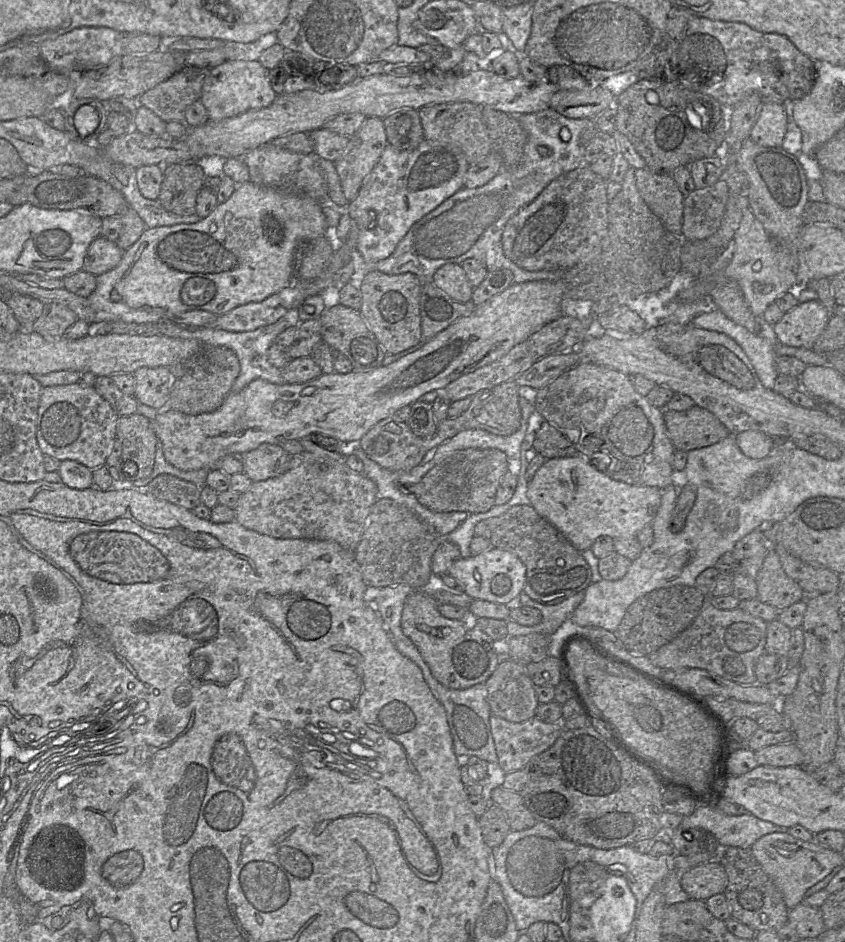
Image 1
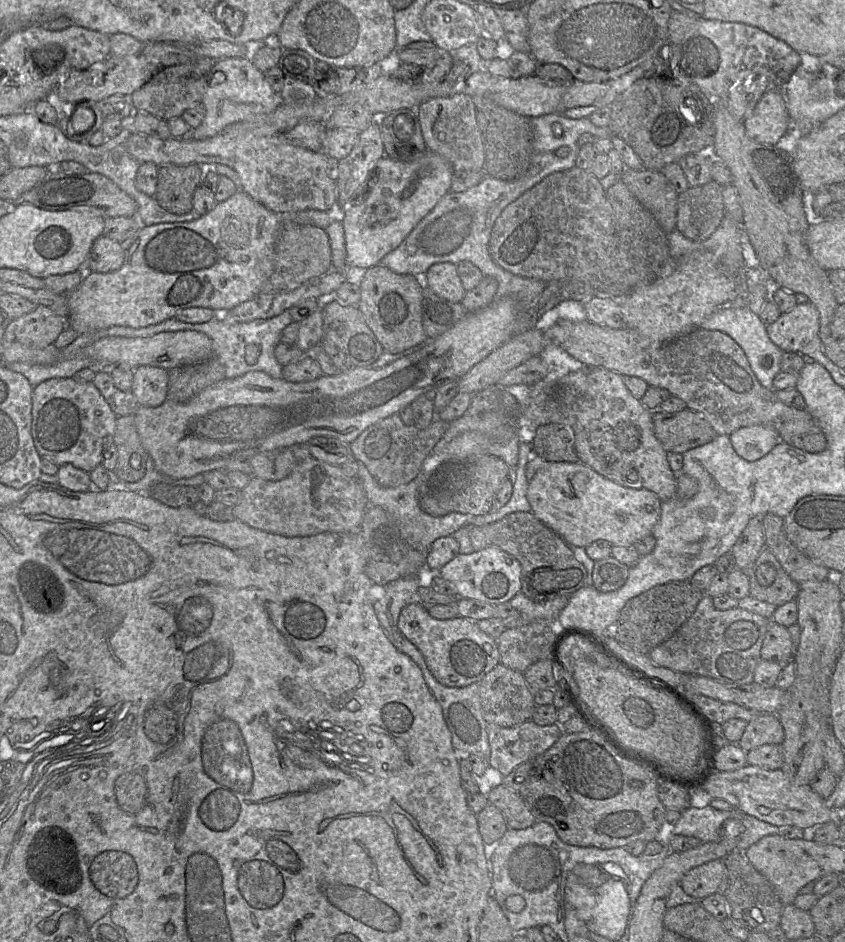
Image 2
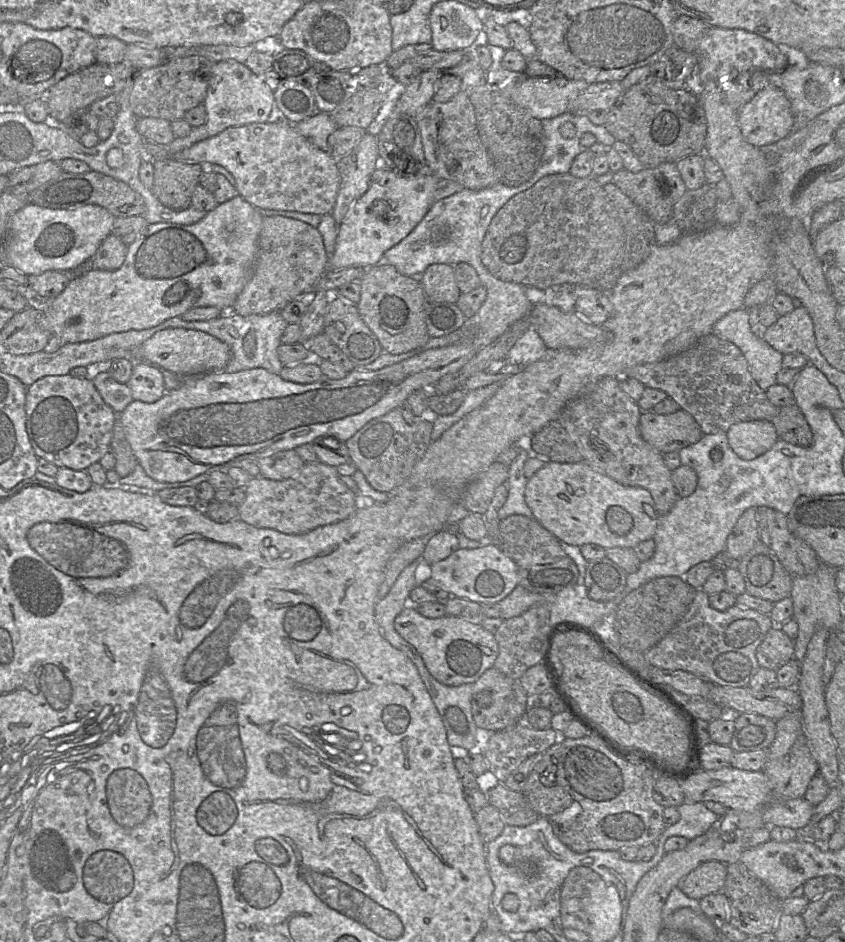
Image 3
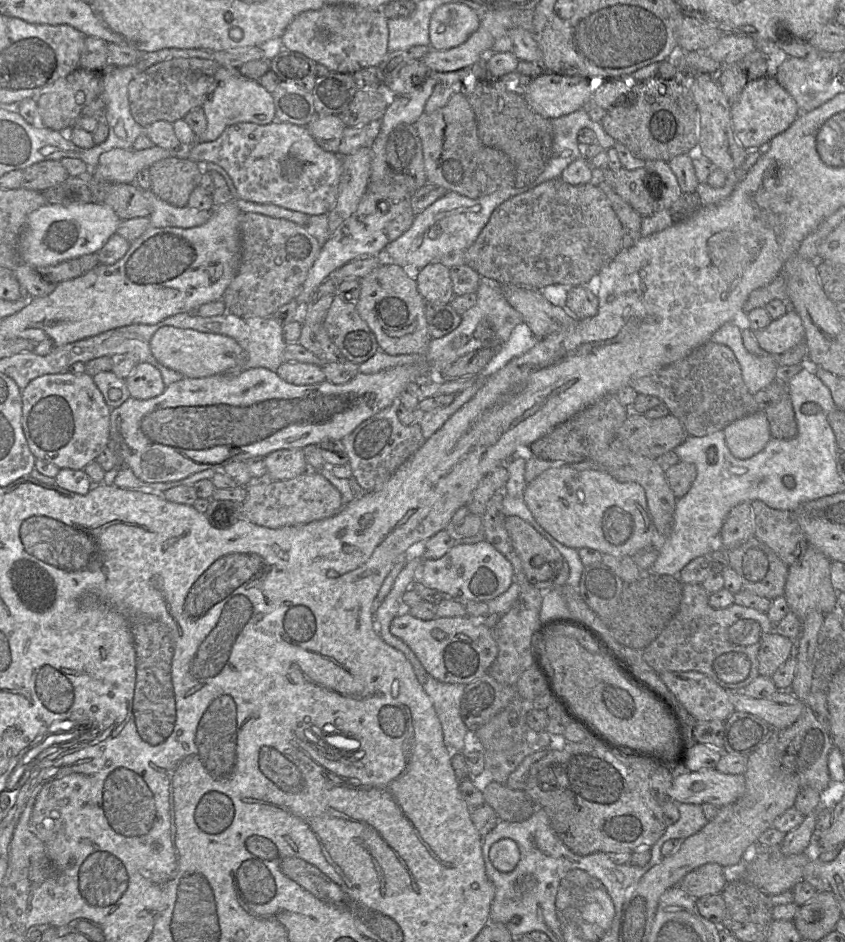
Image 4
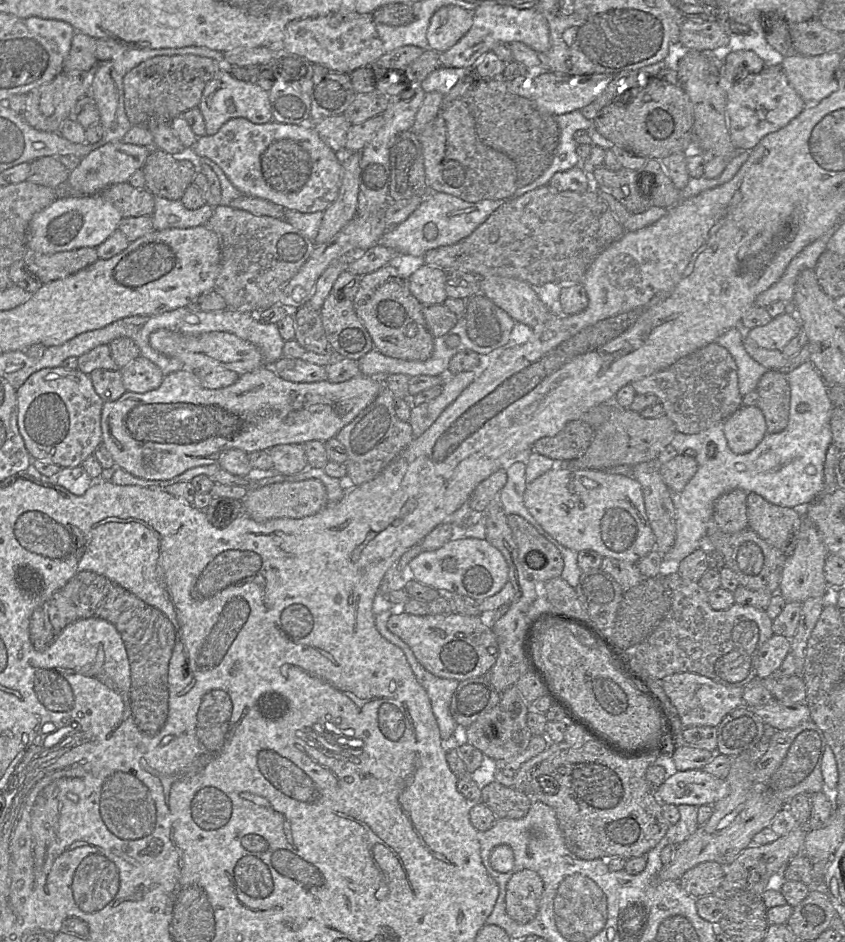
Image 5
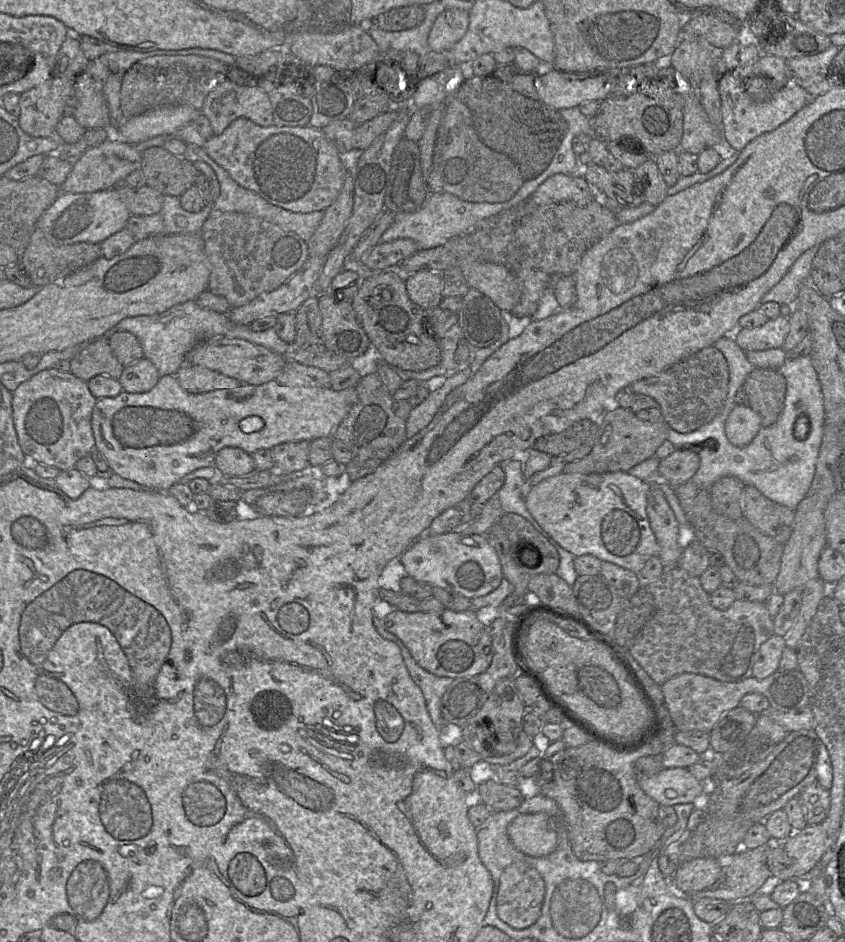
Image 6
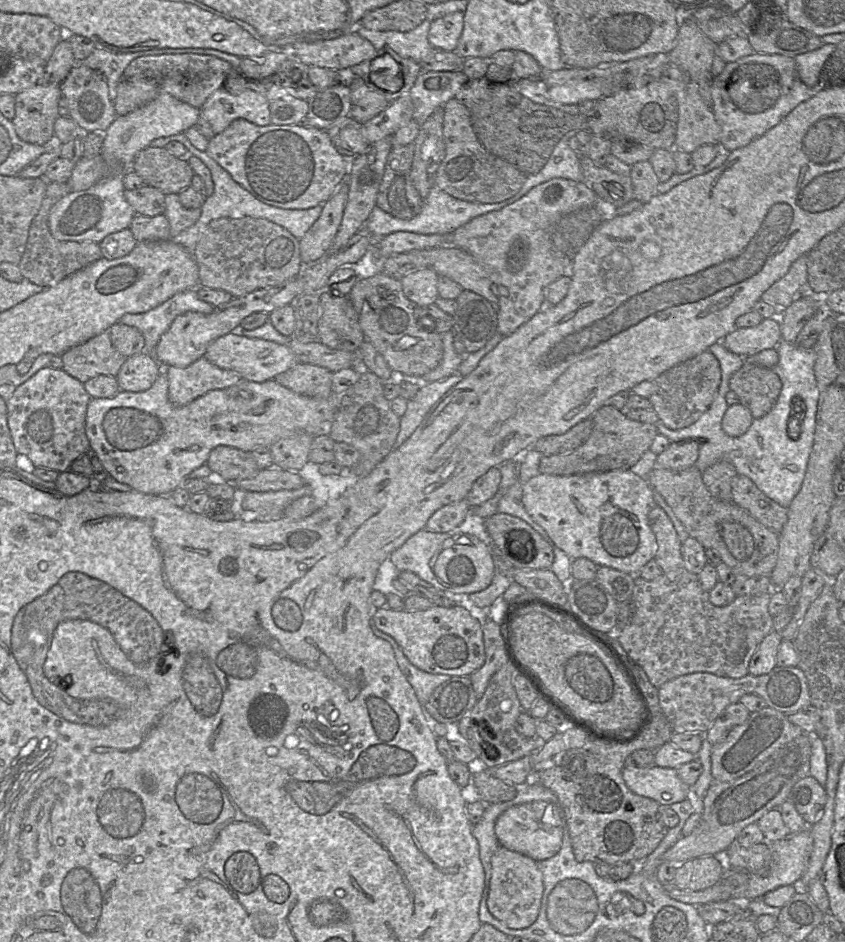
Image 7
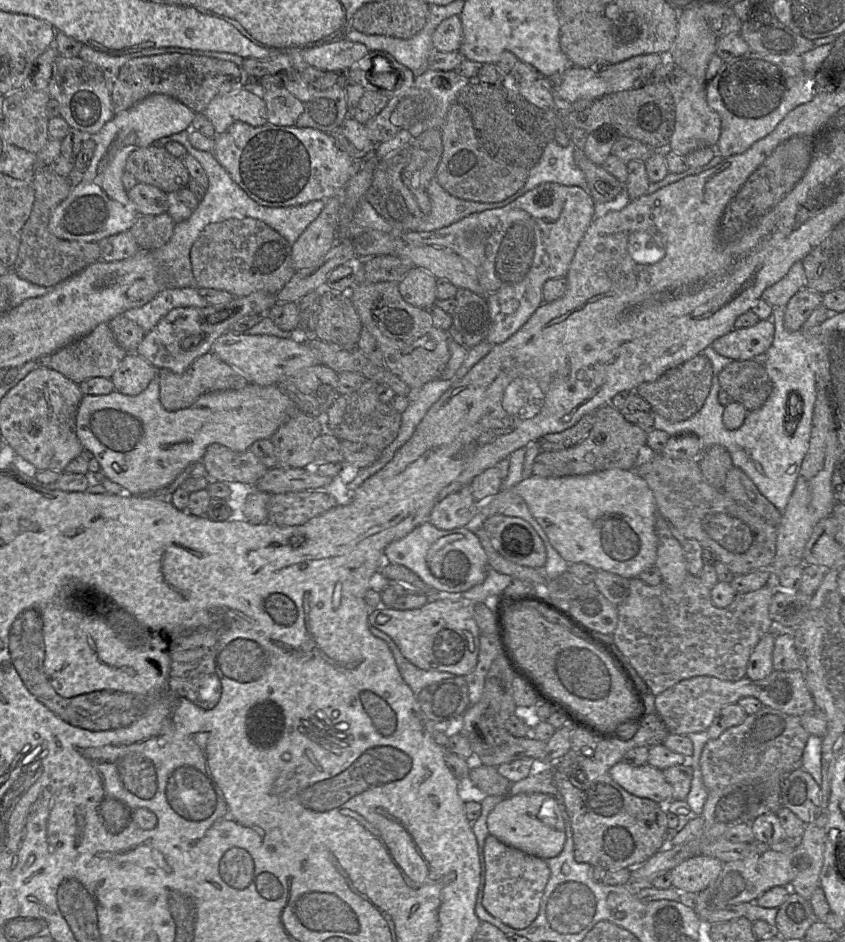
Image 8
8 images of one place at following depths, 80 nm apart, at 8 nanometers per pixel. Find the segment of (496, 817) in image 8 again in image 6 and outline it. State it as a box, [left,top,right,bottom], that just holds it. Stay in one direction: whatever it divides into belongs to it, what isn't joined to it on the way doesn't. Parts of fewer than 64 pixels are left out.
[507,812,558,858]

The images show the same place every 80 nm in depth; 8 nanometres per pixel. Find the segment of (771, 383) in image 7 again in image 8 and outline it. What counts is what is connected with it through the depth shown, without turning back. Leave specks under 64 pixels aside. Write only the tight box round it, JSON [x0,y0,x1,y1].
[718,359,773,412]

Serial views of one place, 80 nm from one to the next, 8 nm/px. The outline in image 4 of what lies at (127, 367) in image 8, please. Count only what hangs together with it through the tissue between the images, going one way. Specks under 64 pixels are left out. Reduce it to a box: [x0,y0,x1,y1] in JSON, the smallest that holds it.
[125,362,165,400]

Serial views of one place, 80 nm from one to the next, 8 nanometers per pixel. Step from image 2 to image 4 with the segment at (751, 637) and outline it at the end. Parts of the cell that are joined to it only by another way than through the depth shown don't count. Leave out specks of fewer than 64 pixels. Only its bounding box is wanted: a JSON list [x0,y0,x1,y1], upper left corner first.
[642,583,774,692]

